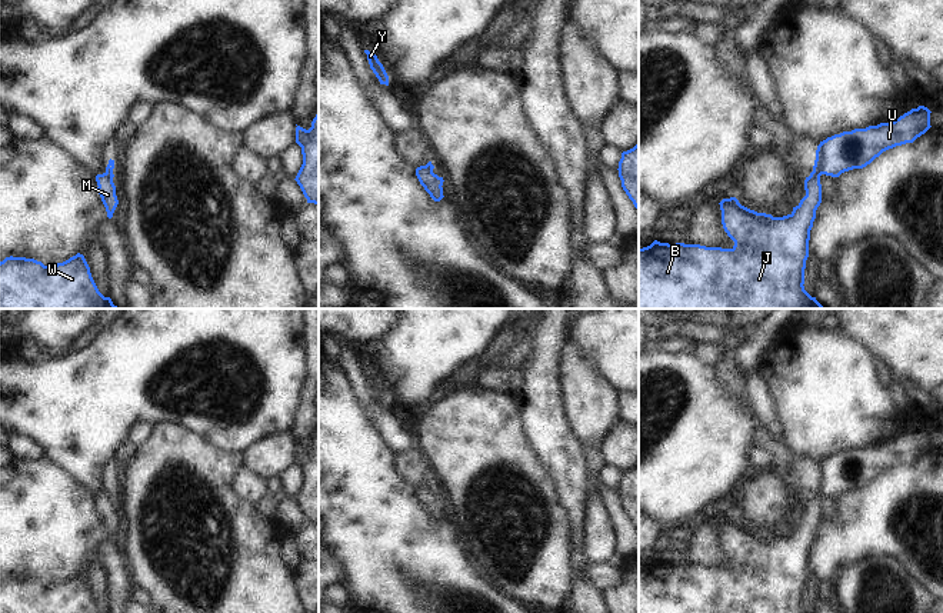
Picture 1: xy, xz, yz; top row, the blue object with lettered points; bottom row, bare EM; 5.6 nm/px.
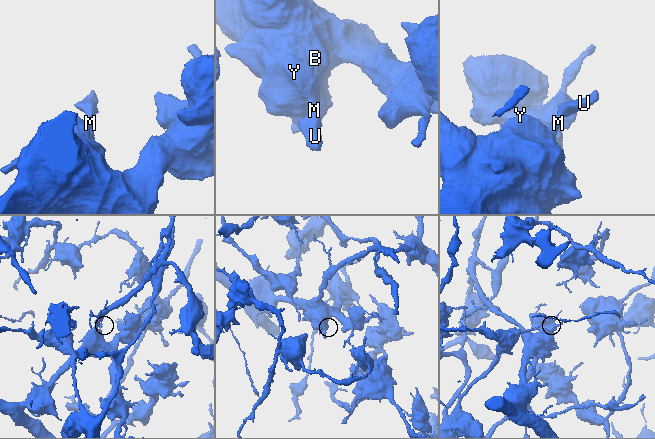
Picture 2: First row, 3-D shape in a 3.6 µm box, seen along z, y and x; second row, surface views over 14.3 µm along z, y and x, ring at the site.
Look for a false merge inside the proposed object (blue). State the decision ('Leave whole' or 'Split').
Leave whole.

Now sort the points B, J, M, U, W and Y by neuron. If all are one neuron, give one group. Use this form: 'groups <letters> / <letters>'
groups B J M U W Y

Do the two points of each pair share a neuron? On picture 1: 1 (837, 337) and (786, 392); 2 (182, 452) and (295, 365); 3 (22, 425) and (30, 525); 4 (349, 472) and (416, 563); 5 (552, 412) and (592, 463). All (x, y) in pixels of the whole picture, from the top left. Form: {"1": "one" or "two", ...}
{"1": "one", "2": "two", "3": "two", "4": "one", "5": "two"}

